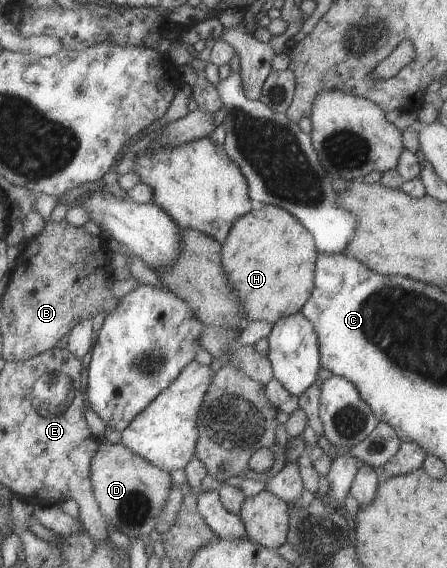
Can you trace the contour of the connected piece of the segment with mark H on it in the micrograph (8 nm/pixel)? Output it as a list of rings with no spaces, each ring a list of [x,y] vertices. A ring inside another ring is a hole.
[[[265,203],[253,205],[248,213],[237,218],[220,245],[220,261],[227,284],[236,295],[240,312],[248,321],[265,320],[272,325],[278,318],[299,311],[309,298],[314,285],[314,262],[318,252],[309,231],[286,210]]]

